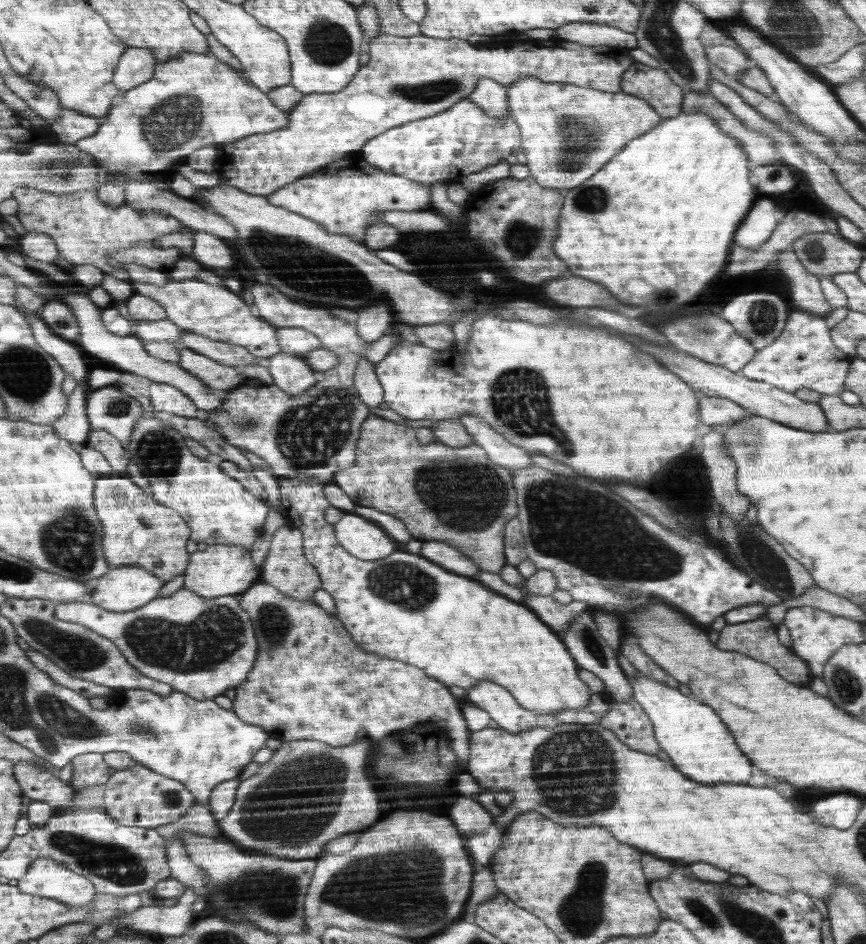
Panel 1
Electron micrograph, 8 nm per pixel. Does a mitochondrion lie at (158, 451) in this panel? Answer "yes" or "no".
yes

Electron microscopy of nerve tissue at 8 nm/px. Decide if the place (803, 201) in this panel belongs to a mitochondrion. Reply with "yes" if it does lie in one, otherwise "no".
no

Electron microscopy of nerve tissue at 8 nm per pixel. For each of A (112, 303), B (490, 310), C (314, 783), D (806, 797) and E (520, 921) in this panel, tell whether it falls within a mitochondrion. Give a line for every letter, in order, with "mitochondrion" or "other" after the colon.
A: other
B: other
C: mitochondrion
D: other
E: other

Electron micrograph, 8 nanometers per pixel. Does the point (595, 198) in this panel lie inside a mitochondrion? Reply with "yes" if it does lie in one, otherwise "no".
yes

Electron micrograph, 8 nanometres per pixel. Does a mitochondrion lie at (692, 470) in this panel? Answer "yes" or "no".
yes

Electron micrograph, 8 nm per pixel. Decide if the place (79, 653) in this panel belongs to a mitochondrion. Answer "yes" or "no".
yes

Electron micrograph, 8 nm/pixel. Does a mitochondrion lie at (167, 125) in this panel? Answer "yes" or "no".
yes

